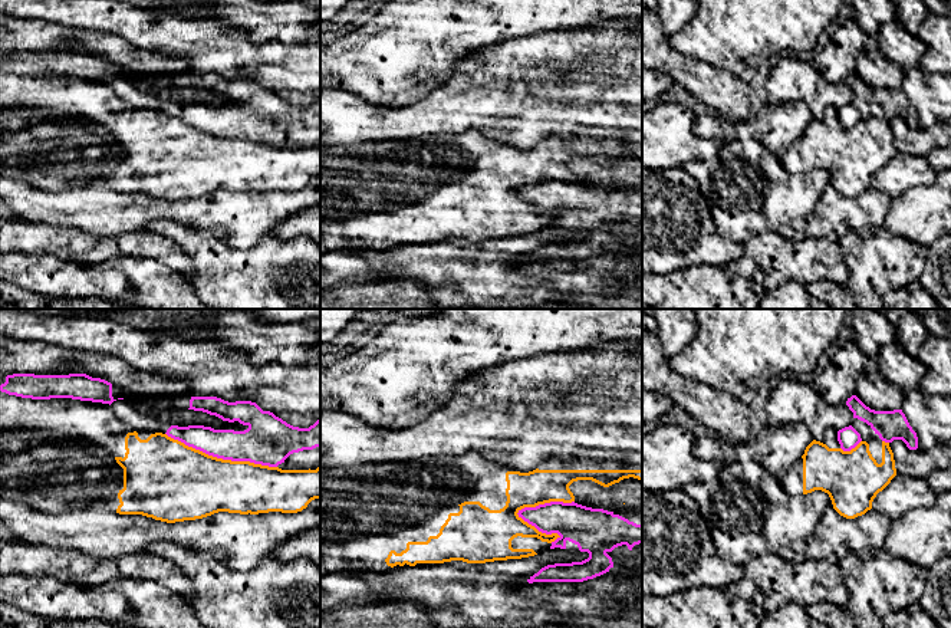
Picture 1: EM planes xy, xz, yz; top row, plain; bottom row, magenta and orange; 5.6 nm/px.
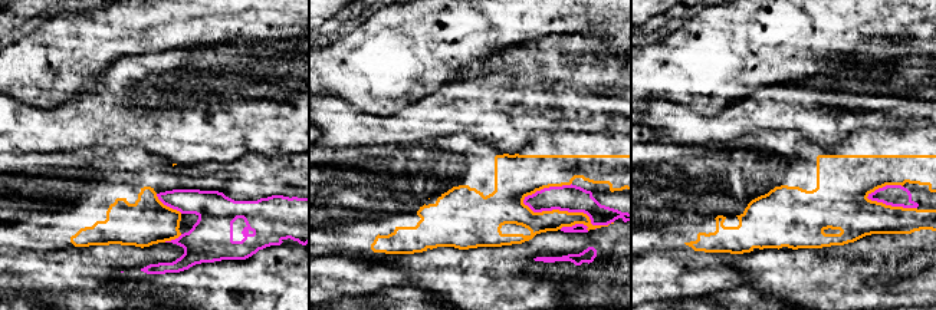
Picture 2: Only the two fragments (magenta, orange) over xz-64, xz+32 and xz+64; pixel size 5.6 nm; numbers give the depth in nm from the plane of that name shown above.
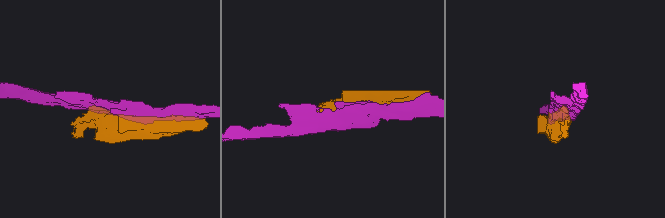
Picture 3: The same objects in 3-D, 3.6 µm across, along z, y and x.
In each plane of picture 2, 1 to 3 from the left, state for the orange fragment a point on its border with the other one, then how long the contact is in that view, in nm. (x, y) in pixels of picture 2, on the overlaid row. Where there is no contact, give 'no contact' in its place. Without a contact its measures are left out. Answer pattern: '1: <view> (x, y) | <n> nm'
1: xz-64 (168, 205) | 190 nm
2: xz+32 (568, 211) | 550 nm
3: xz+64 (892, 205) | 300 nm

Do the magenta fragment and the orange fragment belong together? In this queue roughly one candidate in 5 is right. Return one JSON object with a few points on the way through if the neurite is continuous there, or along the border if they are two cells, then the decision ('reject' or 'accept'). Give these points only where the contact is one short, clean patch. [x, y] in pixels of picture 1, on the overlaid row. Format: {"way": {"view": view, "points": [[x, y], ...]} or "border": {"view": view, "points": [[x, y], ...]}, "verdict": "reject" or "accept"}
{"verdict": "reject"}

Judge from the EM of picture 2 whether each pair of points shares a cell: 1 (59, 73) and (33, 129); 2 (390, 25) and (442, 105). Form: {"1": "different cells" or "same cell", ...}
{"1": "different cells", "2": "different cells"}

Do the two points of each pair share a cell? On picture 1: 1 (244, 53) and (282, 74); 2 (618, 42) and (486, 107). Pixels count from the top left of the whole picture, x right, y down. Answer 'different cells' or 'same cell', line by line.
1: same cell
2: same cell

